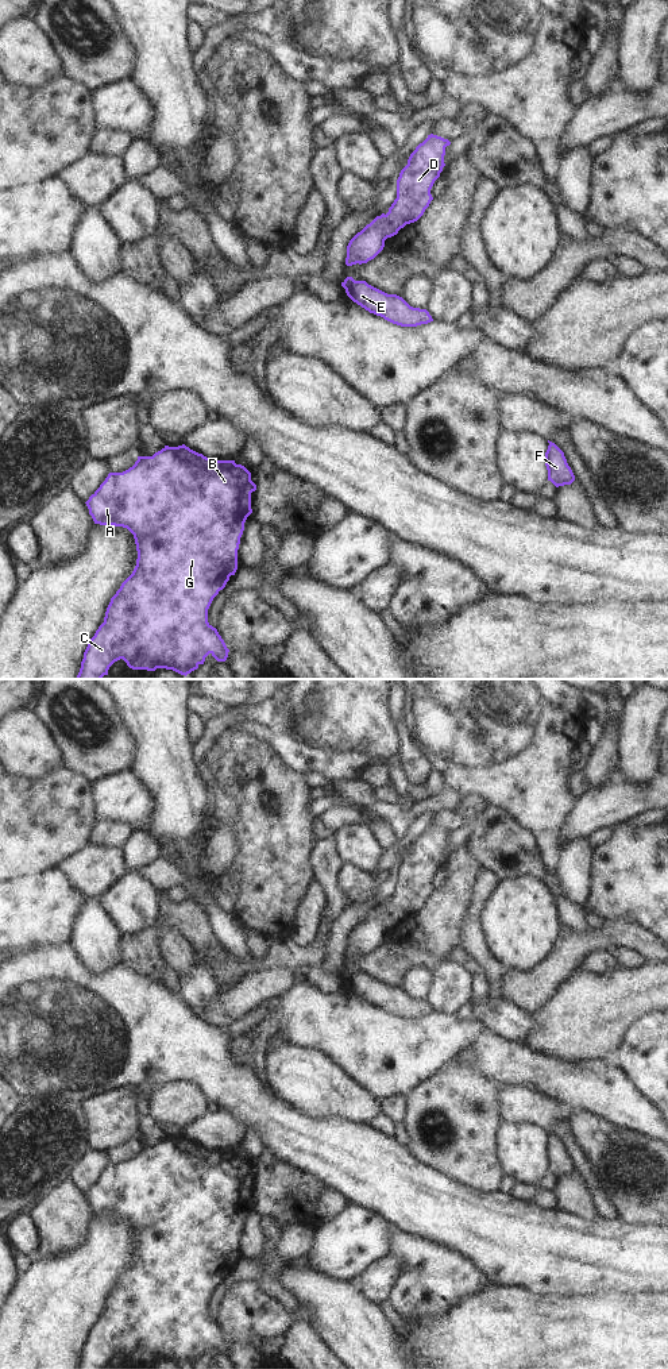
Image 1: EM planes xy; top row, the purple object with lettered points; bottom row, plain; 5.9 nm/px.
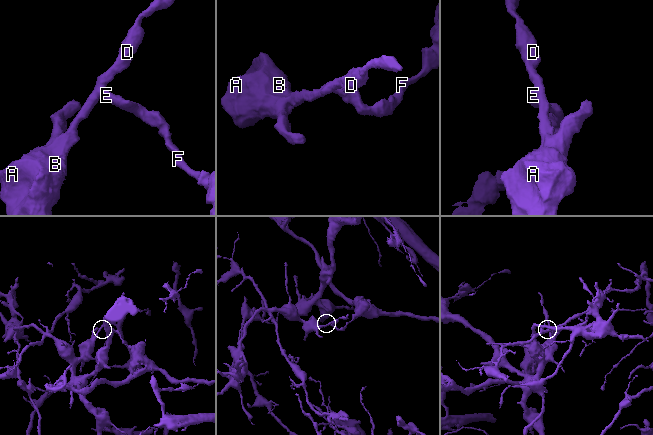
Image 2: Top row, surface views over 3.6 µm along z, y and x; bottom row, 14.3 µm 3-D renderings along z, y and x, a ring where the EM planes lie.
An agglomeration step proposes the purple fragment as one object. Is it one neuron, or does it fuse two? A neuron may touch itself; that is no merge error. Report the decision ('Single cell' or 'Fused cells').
Fused cells.

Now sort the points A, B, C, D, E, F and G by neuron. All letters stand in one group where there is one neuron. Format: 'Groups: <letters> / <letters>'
Groups: A B C D G / E F.

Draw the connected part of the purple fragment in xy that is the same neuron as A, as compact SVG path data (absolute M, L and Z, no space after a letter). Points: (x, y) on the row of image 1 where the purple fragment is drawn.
M185 444L165 446L152 456L138 456L128 470L108 474L85 504L94 524L123 527L134 535L138 559L132 574L111 598L104 622L84 652L77 679L101 679L120 659L132 670L166 668L185 676L204 664L209 653L217 662L227 660L229 649L208 622L208 609L238 570L238 549L244 522L252 513L251 493L255 490L244 466L209 459Z

